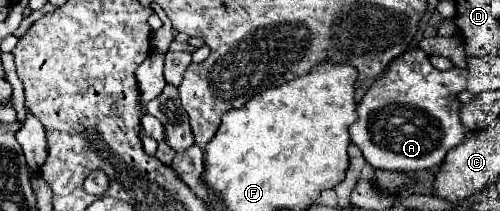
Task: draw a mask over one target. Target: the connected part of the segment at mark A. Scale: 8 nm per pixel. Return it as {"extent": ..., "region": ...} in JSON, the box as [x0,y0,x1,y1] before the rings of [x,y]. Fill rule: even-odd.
{"extent":[349,49,469,171],"region":[[[423,49],[399,55],[363,95],[361,109],[357,107],[361,117],[349,127],[351,141],[375,169],[419,171],[441,165],[447,151],[463,143],[469,133],[459,119],[461,103],[457,99],[457,93],[467,89],[467,77],[464,68],[435,69]]]}

